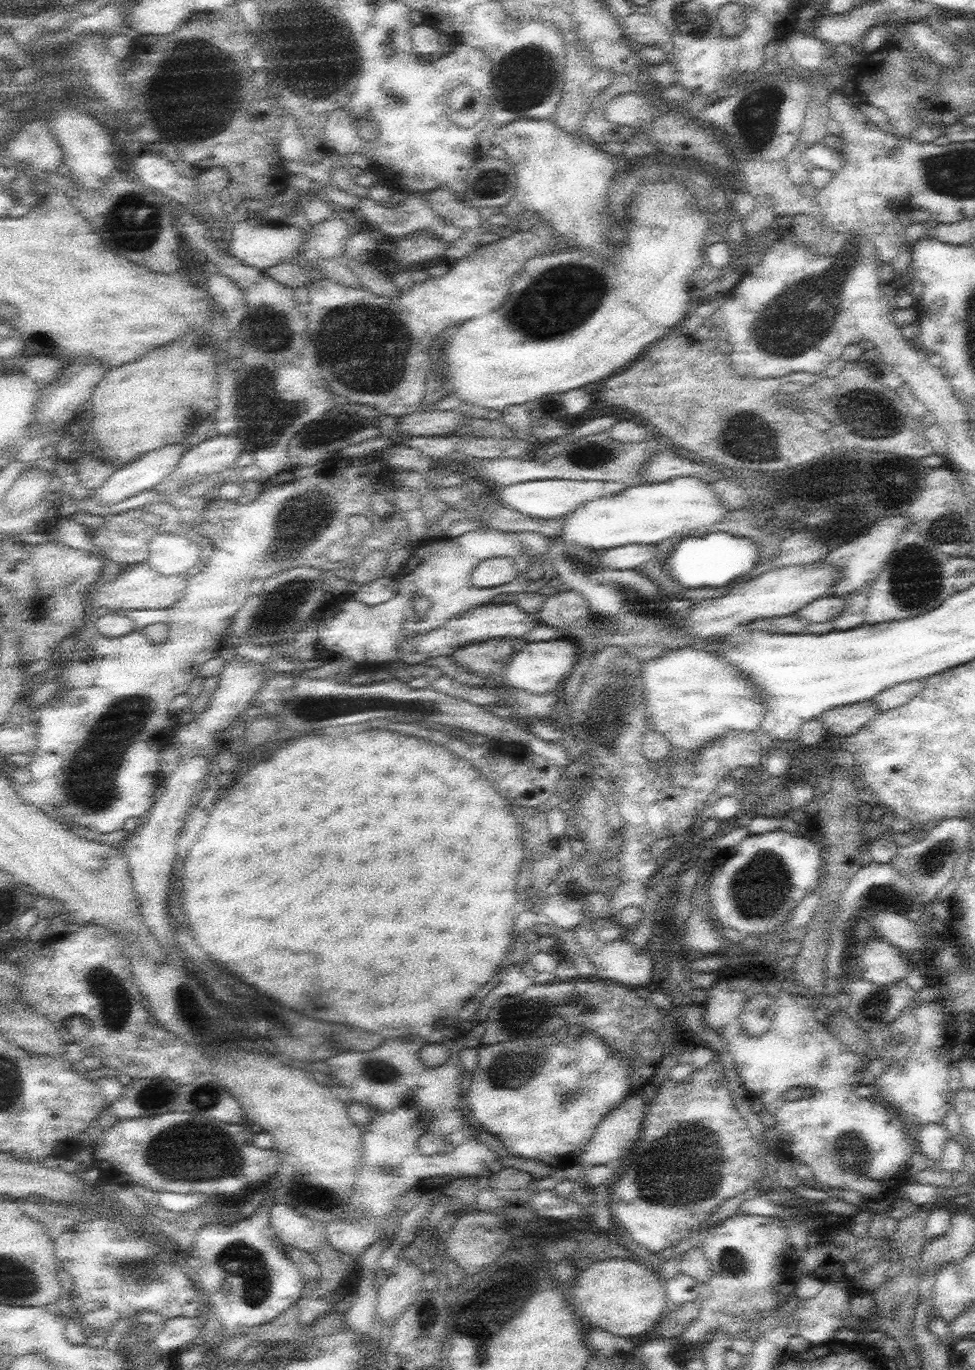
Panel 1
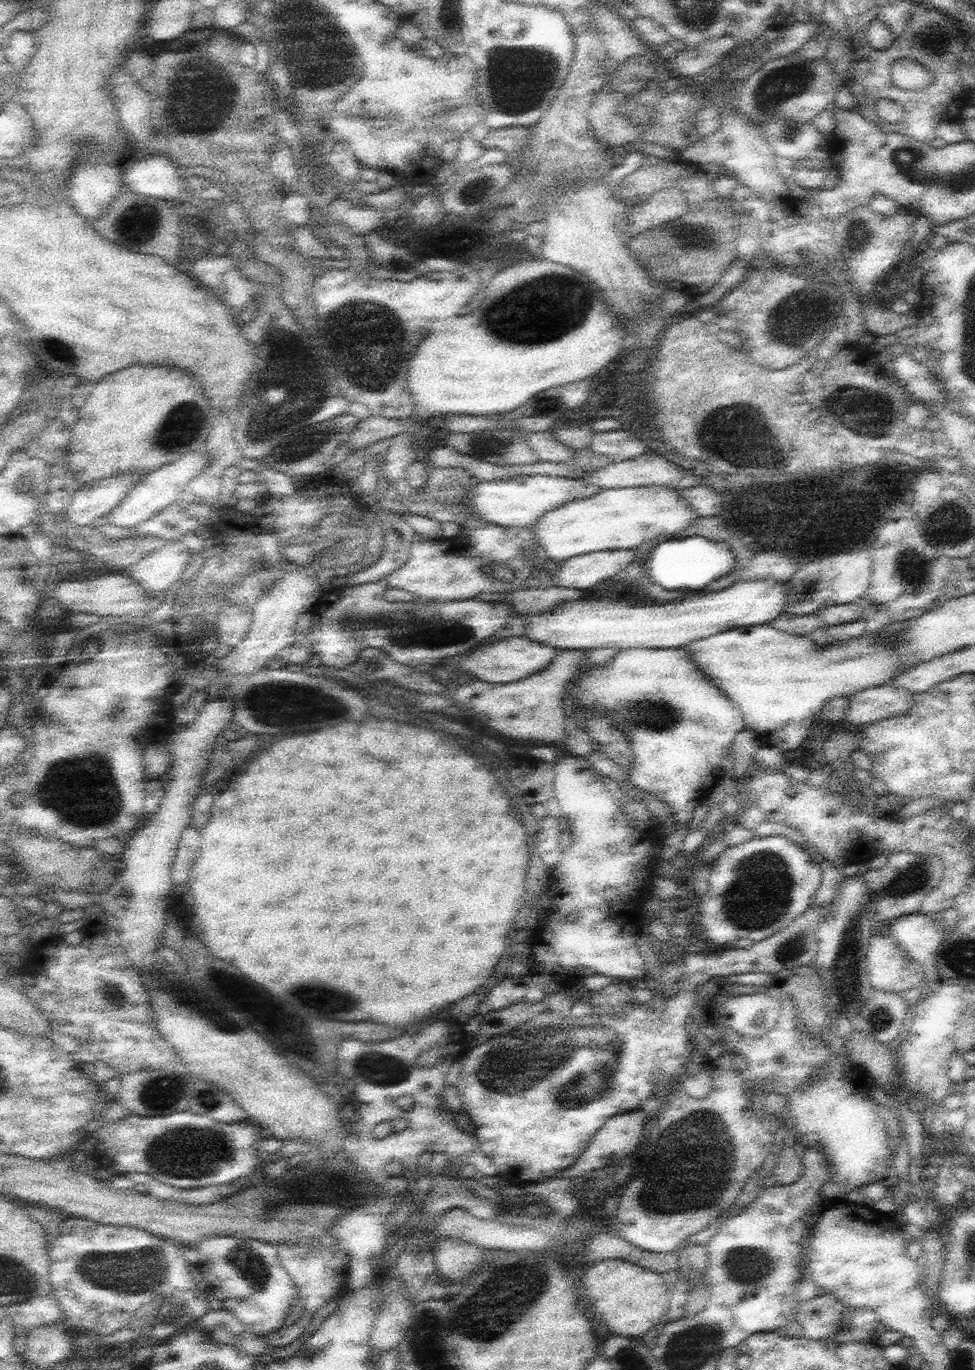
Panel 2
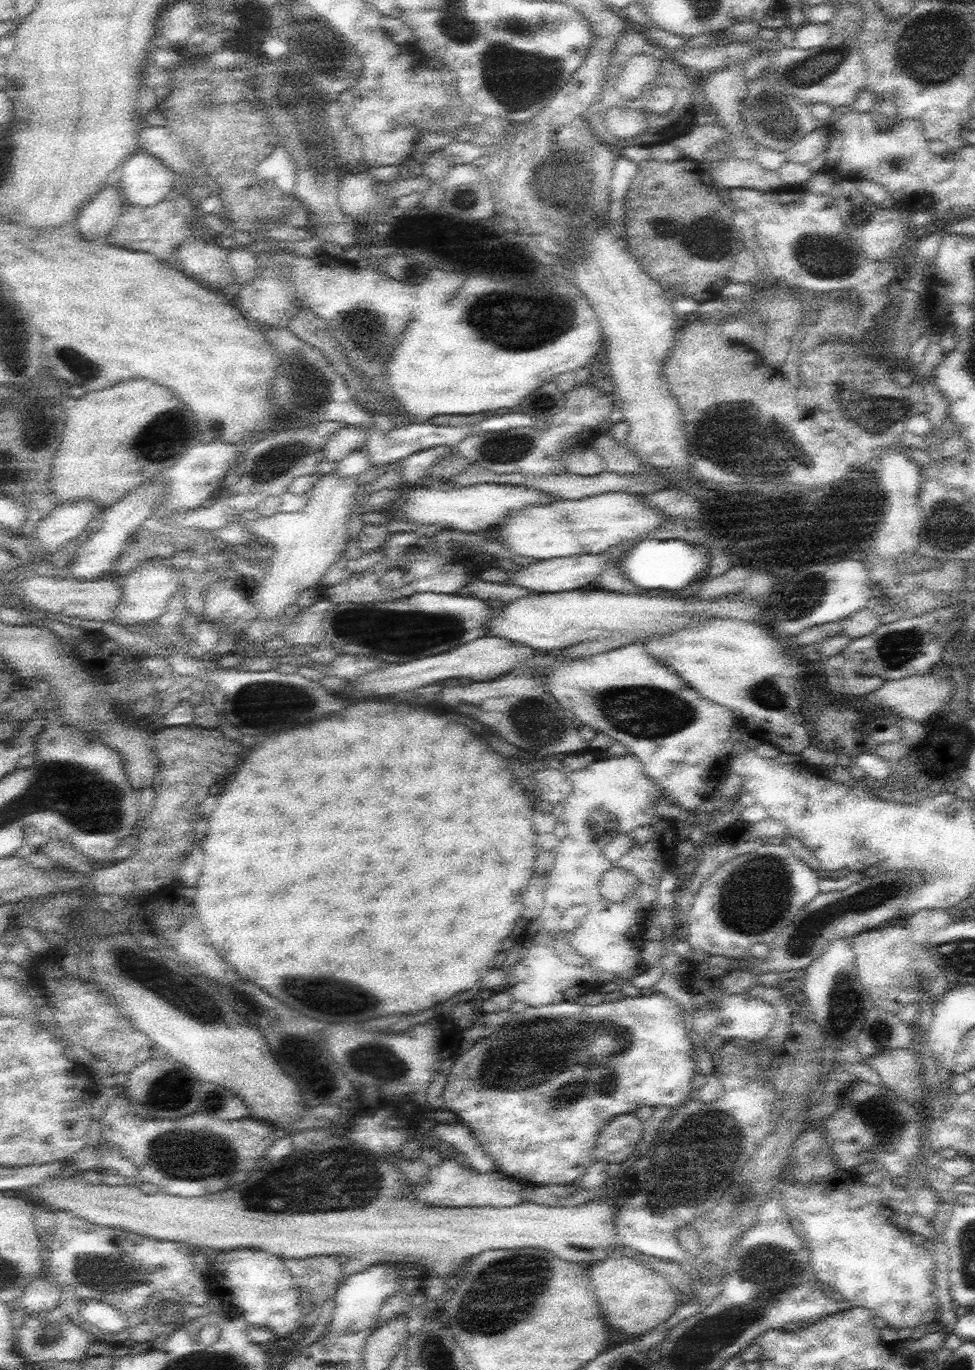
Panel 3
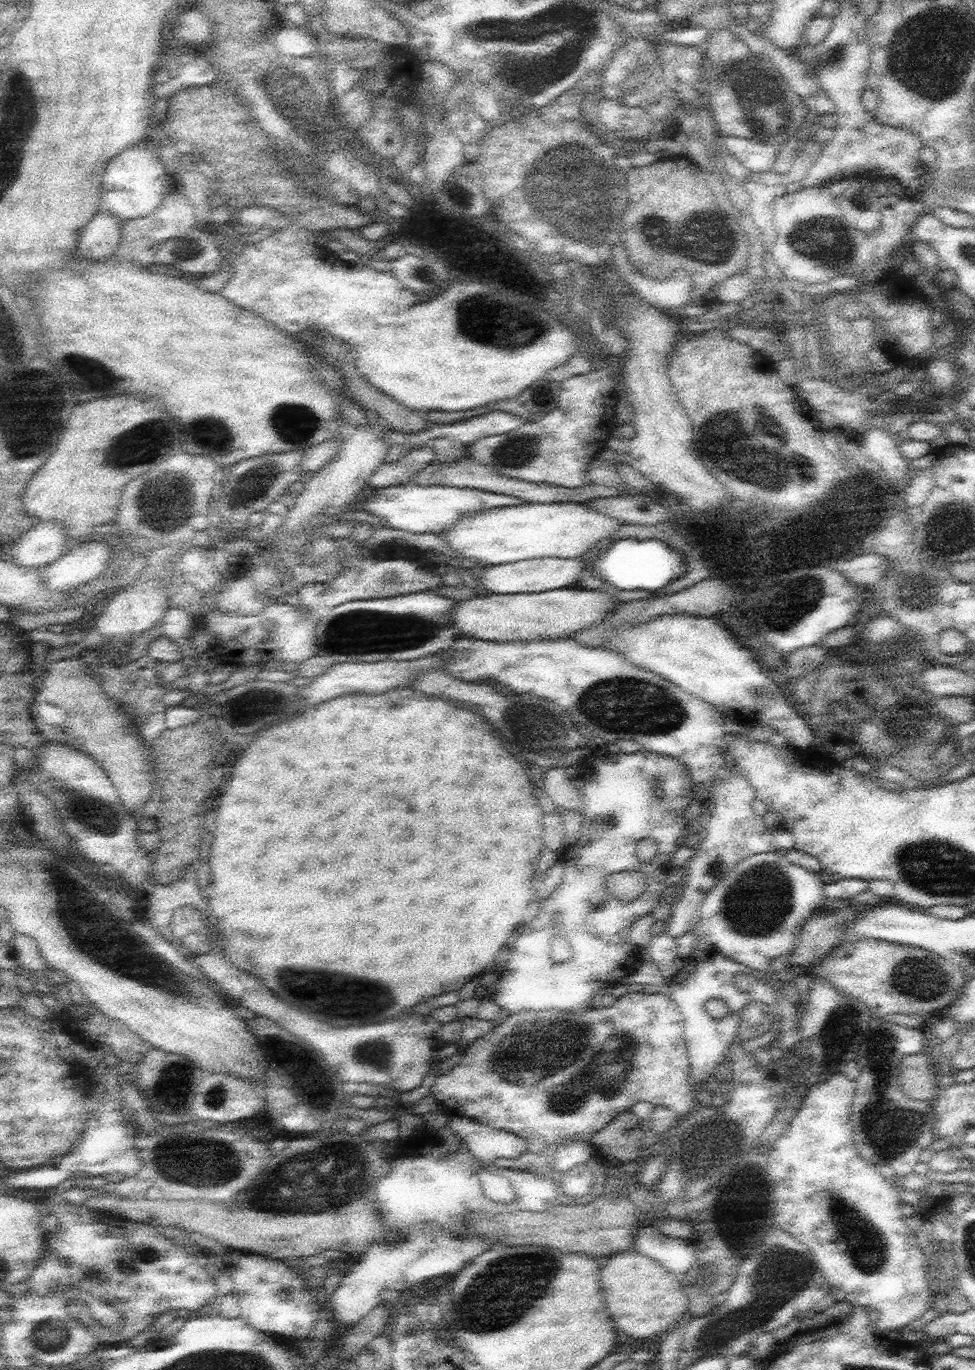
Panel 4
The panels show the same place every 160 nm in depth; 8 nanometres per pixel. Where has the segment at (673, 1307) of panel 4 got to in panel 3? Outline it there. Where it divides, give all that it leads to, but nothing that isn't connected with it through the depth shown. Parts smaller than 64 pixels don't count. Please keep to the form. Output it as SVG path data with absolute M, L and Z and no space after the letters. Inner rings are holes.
M610 1256L602 1262L594 1263L590 1282L594 1286L602 1312L606 1312L608 1322L612 1322L612 1326L620 1328L624 1334L648 1334L652 1328L671 1319L684 1301L682 1292L670 1284L660 1272L654 1272L658 1270L655 1263L648 1264L626 1256Z

